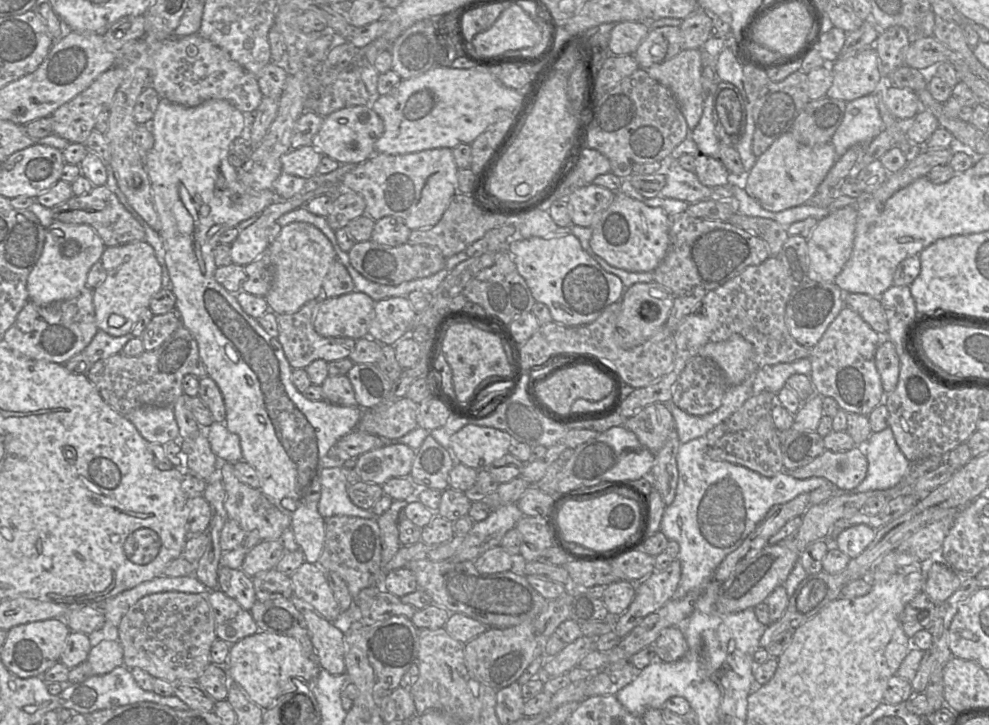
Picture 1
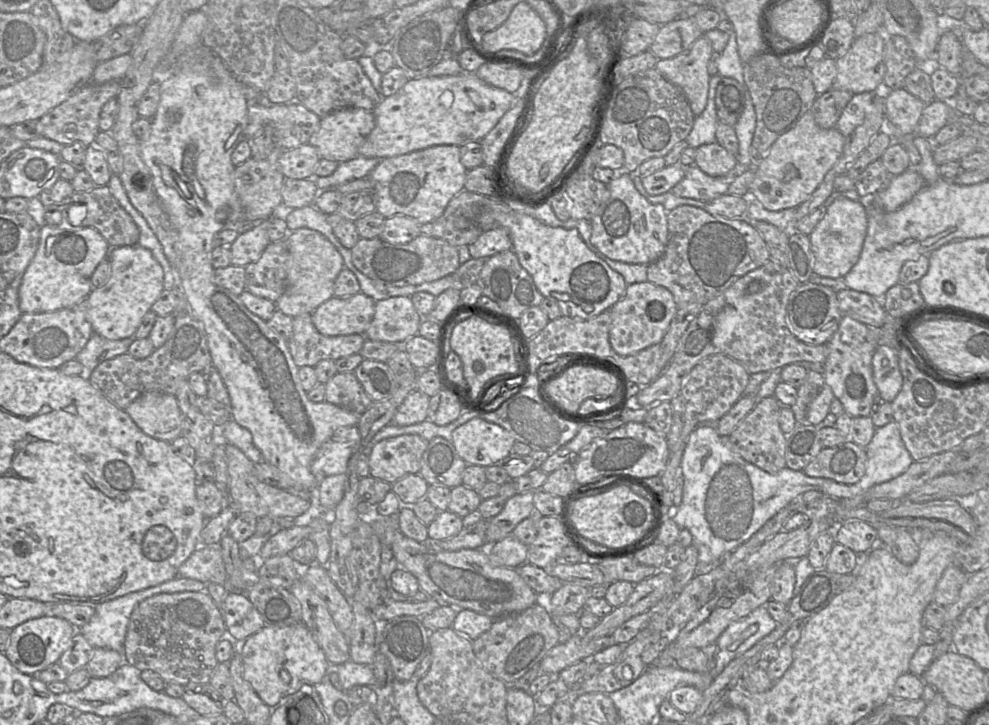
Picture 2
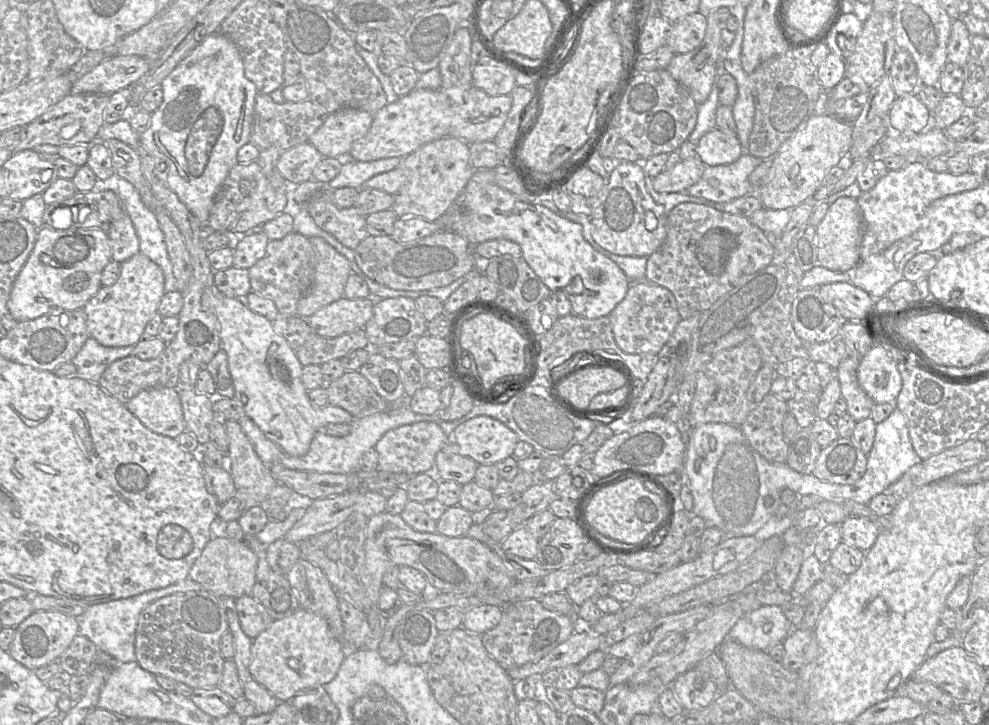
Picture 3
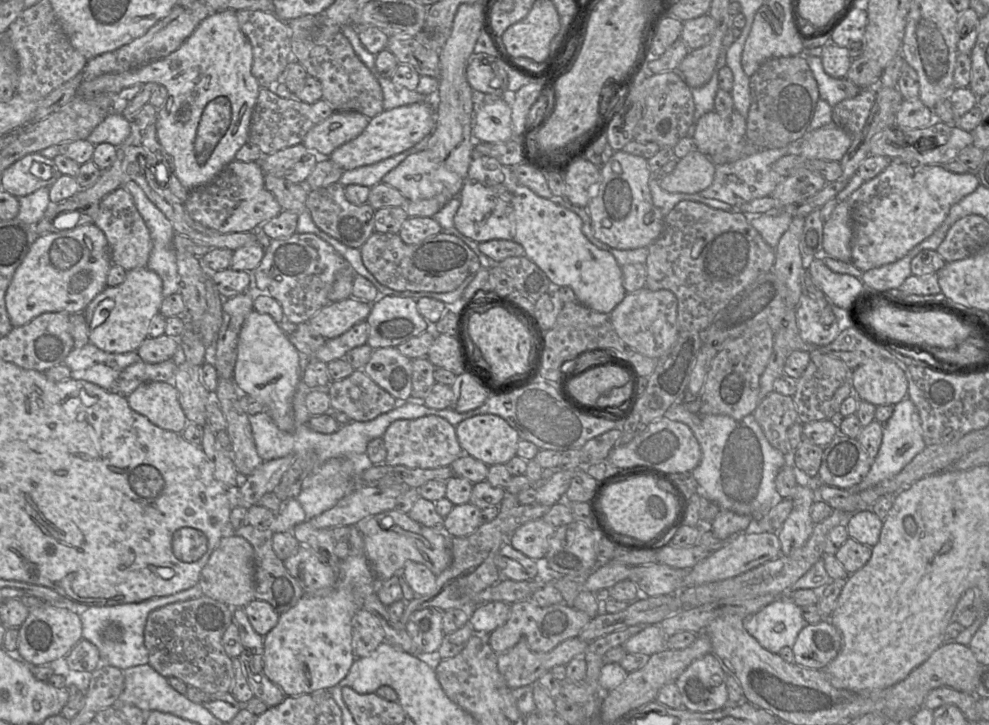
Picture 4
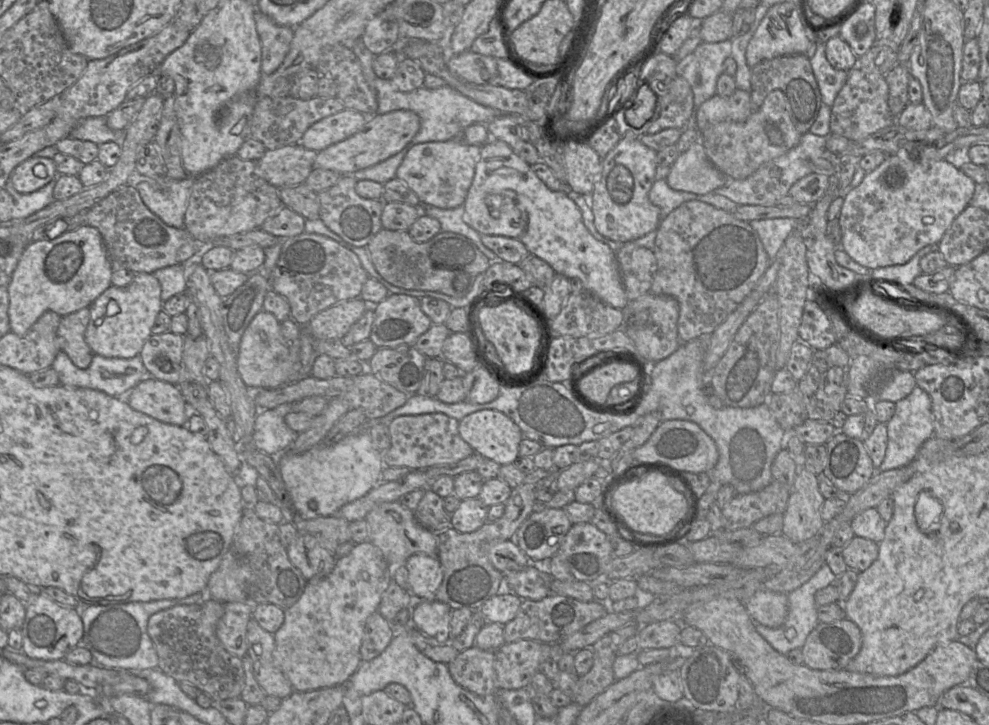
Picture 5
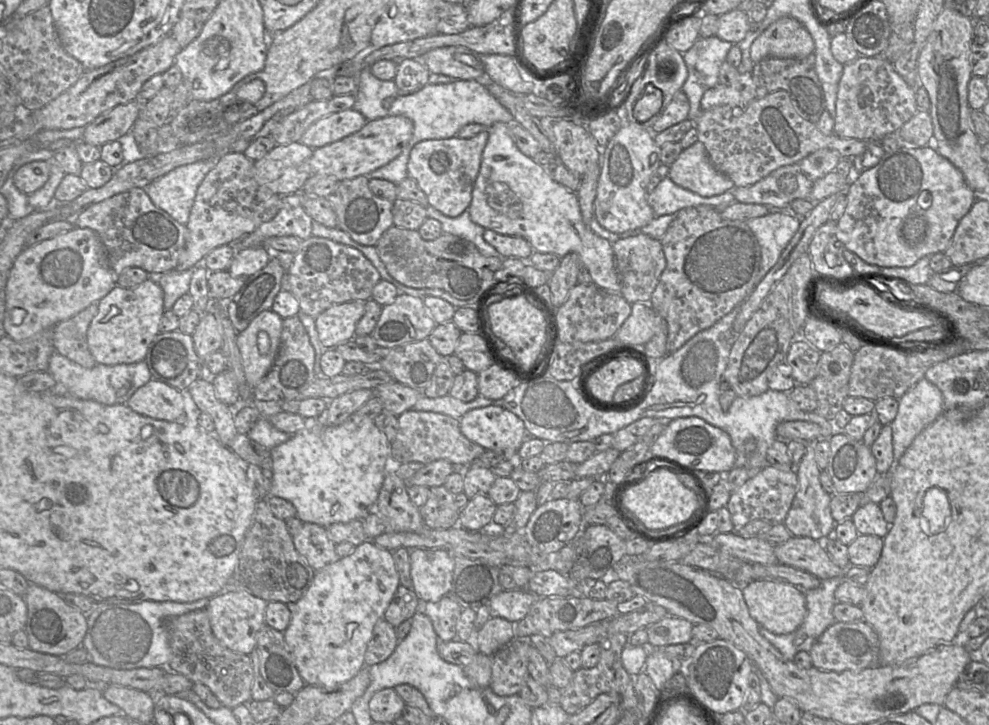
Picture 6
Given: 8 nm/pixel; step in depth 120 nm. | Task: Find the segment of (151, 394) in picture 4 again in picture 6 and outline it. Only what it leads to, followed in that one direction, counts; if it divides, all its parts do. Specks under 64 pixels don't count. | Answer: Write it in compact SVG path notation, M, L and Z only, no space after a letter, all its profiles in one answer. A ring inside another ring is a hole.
M151 379L138 388L126 404L141 415L175 421L184 413L185 391Z

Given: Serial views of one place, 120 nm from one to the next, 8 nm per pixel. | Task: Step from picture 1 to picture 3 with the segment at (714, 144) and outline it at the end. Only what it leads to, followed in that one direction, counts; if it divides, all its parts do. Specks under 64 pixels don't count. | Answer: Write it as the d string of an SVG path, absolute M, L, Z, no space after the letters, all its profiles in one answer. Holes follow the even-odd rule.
M717 60L717 69L714 75L711 92L707 100L698 105L696 126L687 139L695 145L697 145L701 137L716 128L716 110L720 105L718 97L718 82L720 77L725 73L724 60L720 62Z

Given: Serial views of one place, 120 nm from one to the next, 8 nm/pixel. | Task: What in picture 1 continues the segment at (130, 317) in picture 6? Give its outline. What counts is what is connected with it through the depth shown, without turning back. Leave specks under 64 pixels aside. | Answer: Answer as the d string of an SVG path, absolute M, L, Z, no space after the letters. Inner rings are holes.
M146 241L106 247L100 259L106 278L93 289L96 325L113 337L131 332L152 297L162 289L162 269L153 247Z

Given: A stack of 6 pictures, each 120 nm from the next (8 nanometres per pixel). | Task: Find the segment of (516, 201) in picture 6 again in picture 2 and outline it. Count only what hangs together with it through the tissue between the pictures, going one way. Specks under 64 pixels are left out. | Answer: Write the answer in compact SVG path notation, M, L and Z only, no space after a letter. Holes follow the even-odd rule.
M485 209L482 212L479 217L479 224L483 231L494 227L503 227L509 232L512 250L520 265L530 274L535 286L545 298L551 297L557 301L564 317L580 320L592 319L609 310L625 295L628 284L623 276L609 267L605 261L597 257L587 247L577 229L551 227L522 212L493 209Z

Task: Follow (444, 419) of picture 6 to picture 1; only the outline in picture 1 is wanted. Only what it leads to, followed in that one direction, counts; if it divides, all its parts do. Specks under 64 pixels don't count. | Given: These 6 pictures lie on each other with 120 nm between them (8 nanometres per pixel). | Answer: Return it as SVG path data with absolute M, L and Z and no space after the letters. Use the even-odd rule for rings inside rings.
M386 444L356 458L360 480L382 486L393 478L410 478L417 451L404 444Z

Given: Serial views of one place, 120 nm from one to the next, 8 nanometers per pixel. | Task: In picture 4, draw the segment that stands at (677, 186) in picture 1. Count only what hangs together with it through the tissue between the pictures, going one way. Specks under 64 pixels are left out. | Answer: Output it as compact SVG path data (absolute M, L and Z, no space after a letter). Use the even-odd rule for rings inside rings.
M787 146L775 149L764 149L732 163L715 165L715 175L712 184L698 194L705 198L725 202L735 209L754 199L770 196L776 186L786 178L777 174L772 169L772 165L787 154Z

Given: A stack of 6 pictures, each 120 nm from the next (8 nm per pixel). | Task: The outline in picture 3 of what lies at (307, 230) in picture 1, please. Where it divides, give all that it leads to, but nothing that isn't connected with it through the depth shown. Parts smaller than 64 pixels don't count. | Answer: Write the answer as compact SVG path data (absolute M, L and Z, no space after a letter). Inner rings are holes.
M309 239L316 254L316 268L309 292L297 304L297 315L304 319L344 297L345 284L352 273L348 260L324 239Z

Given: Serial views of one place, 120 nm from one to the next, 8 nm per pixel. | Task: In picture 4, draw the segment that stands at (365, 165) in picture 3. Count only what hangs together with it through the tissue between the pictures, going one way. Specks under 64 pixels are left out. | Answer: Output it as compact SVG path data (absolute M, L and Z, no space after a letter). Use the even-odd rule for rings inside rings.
M427 135L412 148L397 154L393 157L384 159L372 165L361 166L353 170L345 170L339 179L343 186L351 184L362 185L371 188L382 182L384 176L397 167L409 155L427 149L428 141L431 135Z

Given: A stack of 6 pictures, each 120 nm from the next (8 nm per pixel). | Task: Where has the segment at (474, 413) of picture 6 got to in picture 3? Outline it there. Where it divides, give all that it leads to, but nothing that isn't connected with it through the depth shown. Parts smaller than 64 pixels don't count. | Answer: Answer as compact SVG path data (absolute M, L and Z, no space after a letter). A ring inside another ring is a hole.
M480 415L455 428L451 441L457 444L462 455L473 459L478 465L491 465L513 456L514 449L520 440L517 434L501 421Z

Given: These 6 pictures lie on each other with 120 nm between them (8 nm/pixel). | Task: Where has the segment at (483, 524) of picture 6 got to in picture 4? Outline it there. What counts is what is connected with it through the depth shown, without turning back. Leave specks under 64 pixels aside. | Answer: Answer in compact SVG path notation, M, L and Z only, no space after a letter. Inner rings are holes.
M469 503L454 505L444 518L444 533L449 537L465 537L481 525L481 509Z

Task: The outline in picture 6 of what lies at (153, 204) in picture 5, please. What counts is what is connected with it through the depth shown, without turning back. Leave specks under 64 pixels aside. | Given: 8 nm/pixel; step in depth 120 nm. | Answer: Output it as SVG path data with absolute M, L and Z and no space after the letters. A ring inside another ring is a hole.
M207 159L179 166L143 189L158 208L186 225L197 189L216 164L217 159Z

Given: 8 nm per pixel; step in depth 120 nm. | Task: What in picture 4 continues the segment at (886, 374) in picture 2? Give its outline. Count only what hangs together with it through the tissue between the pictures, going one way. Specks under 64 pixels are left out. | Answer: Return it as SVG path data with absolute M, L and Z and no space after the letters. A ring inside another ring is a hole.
M888 359L864 361L851 372L853 394L875 406L896 405L908 397L903 366Z

